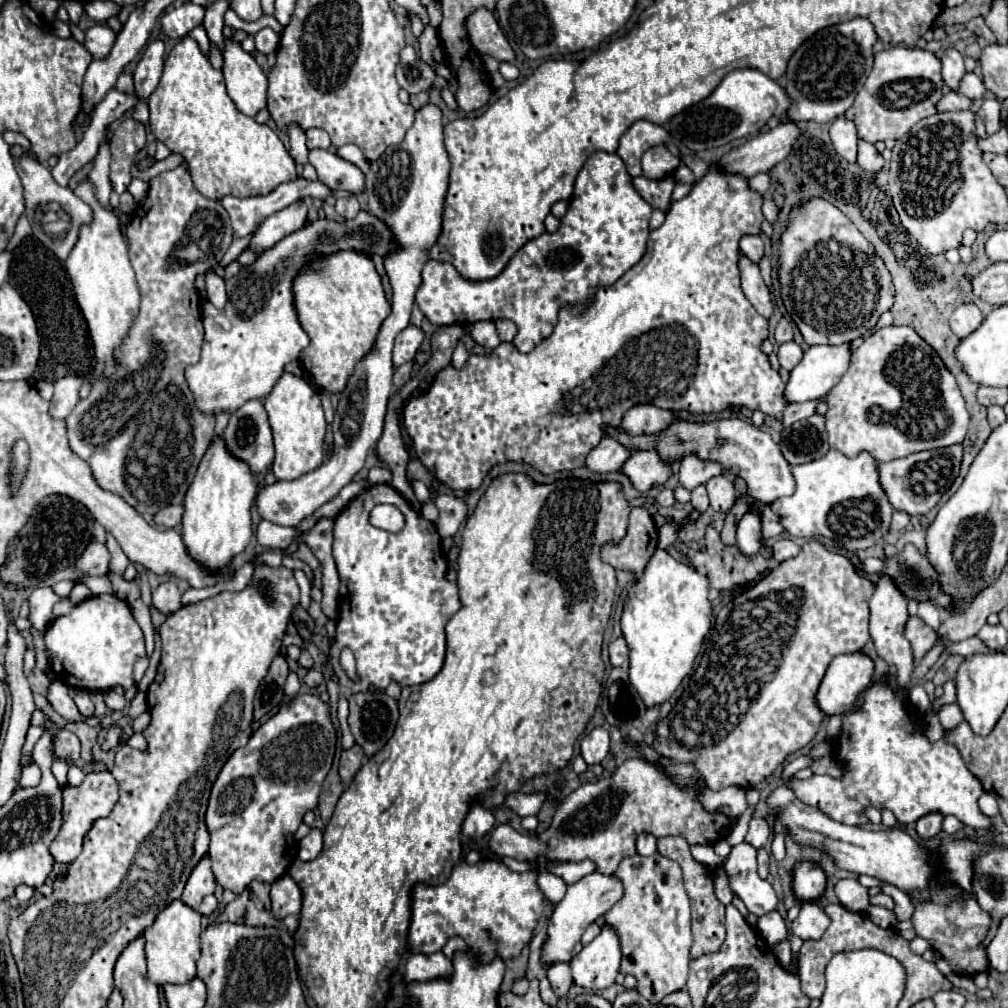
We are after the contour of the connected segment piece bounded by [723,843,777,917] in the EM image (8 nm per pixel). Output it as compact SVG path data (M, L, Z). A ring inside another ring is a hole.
M739 843L731 849L723 869L729 875L729 885L735 895L745 903L747 911L765 915L777 907L777 895L773 887L757 875L757 849Z

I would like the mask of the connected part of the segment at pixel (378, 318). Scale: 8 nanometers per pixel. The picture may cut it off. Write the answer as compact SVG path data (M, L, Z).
M339 251L327 257L311 257L295 275L291 291L299 323L311 339L299 353L299 359L319 387L329 393L341 393L355 363L373 349L377 331L391 313L391 305L381 287L381 277L377 275L371 257L357 251Z

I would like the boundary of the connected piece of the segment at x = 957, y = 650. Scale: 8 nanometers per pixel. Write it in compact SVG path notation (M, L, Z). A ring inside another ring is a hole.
M971 637L971 639L959 641L959 643L949 643L945 651L951 653L951 655L963 655L963 657L969 657L969 655L975 655L975 653L983 653L983 651L987 651L987 647L985 647L979 639Z

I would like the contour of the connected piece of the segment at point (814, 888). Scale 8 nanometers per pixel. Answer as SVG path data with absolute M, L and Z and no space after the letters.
M799 863L795 865L793 875L793 891L799 901L813 901L819 899L825 891L825 873L819 865L813 863Z

